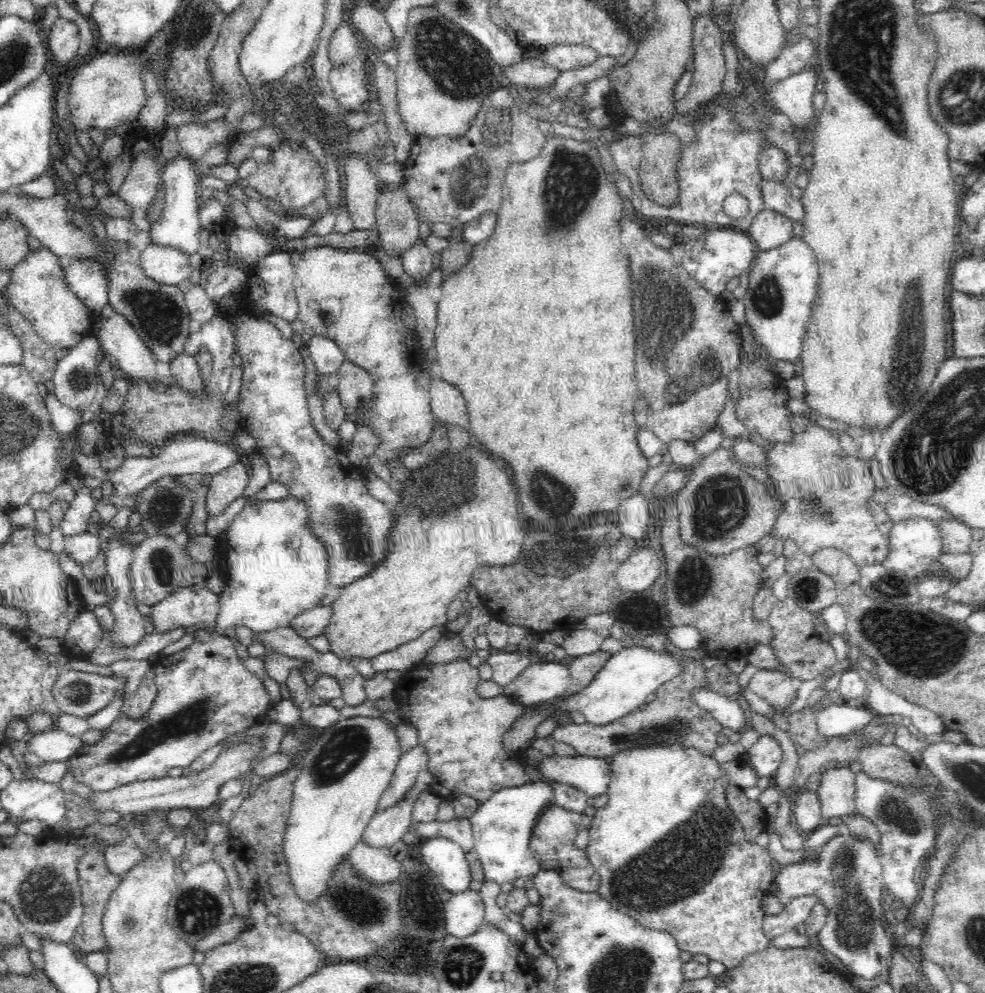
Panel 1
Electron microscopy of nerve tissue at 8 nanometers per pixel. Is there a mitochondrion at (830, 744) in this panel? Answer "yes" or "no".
no

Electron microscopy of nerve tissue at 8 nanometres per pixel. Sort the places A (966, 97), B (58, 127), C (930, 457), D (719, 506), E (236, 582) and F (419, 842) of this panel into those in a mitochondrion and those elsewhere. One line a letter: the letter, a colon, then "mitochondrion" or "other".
A: mitochondrion
B: other
C: mitochondrion
D: mitochondrion
E: other
F: other

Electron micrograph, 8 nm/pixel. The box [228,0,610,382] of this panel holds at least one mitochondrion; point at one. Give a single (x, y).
(457, 67)

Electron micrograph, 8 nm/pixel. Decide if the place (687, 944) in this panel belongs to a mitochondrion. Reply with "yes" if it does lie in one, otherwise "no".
no

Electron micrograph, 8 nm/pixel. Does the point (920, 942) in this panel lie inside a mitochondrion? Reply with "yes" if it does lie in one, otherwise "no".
no

